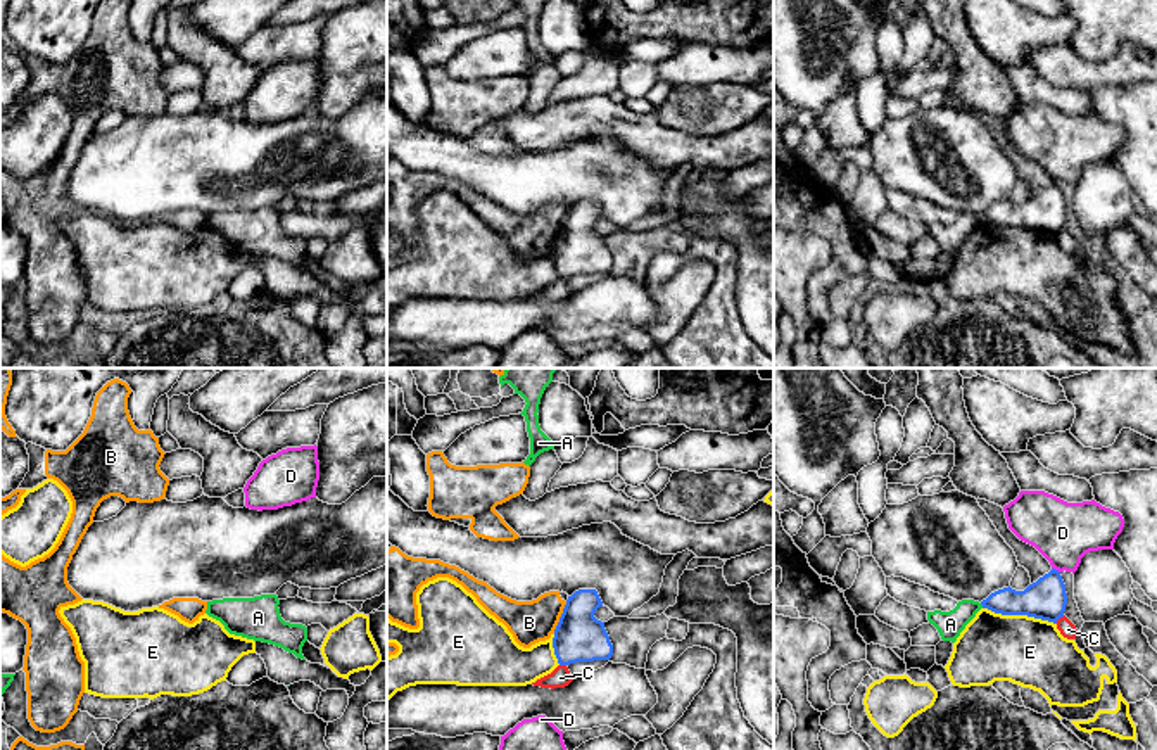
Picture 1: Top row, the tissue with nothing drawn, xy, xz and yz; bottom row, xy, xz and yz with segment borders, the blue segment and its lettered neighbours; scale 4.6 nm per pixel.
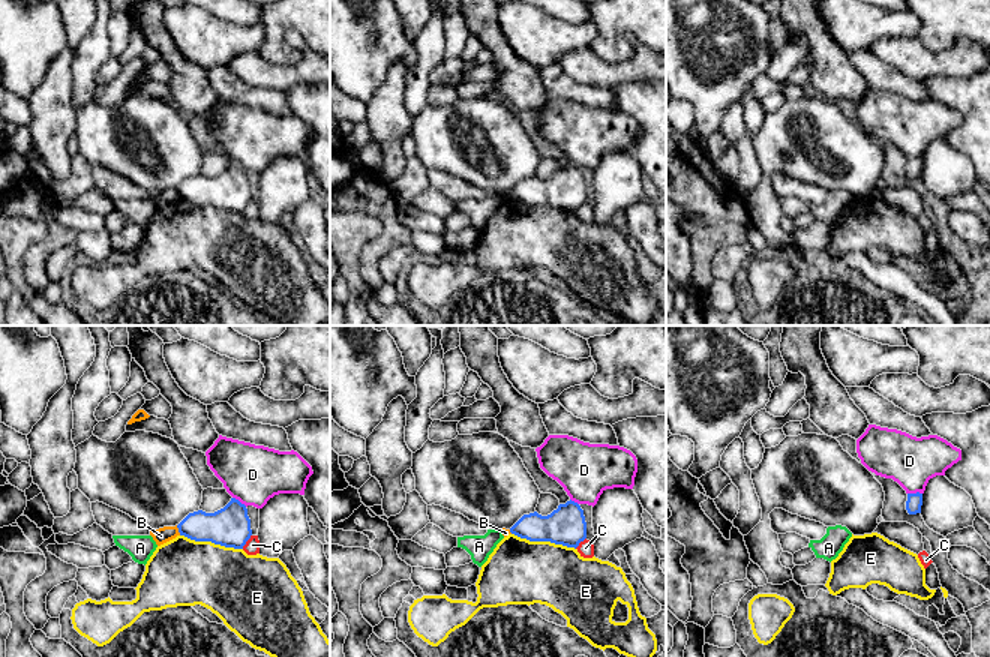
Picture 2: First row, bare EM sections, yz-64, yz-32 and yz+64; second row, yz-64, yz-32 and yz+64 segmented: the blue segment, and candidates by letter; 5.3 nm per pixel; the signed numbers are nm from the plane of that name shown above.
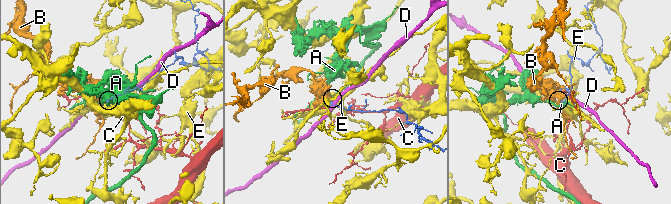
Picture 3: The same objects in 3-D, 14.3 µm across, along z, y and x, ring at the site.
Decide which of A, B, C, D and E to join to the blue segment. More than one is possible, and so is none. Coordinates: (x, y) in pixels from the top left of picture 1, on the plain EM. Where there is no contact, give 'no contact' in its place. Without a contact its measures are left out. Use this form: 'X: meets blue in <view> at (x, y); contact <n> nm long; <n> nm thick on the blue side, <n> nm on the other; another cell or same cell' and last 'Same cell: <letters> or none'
A: meets blue in yz at (981, 216); contact 30 nm long; 150 nm thick on the blue side, 120 nm on the other; another cell
B: meets blue in xz at (560, 230); contact 170 nm long; 240 nm thick on the blue side, 200 nm on the other; another cell
C: meets blue in yz at (1059, 230); contact 60 nm long; 190 nm thick on the blue side, 80 nm on the other; another cell
D: meets blue in yz at (1054, 182); contact 50 nm long; 190 nm thick on the blue side, 280 nm on the other; another cell
E: meets blue in yz at (1019, 227); contact 360 nm long; 190 nm thick on the blue side, 320 nm on the other; another cell
Same cell: none

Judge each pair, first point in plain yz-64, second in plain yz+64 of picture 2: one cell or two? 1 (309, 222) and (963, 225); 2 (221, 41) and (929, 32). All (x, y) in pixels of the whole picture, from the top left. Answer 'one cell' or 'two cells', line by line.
1: one cell
2: two cells

